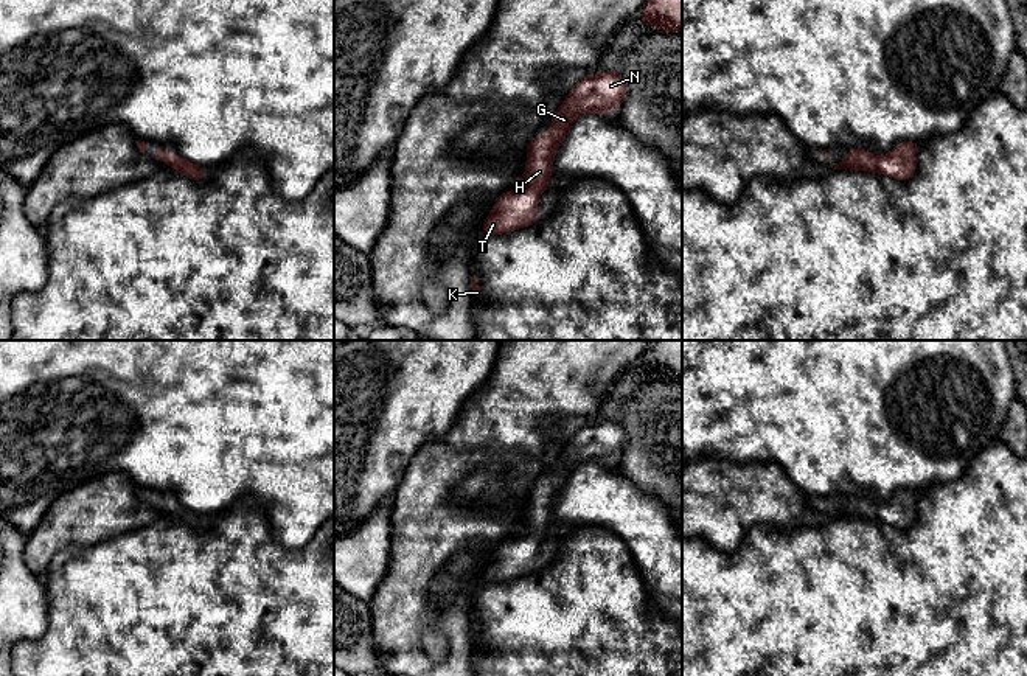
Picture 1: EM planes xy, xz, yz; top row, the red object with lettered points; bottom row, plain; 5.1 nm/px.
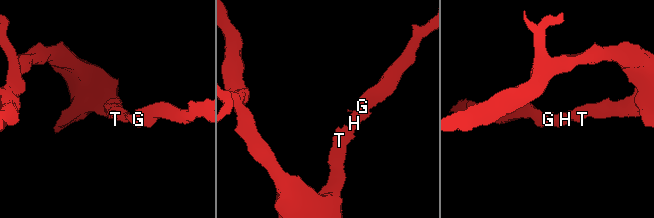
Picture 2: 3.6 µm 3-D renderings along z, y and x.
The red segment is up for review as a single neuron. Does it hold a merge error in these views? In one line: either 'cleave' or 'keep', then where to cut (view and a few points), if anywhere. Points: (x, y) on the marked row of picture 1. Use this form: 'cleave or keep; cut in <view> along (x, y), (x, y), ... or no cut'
keep; no cut

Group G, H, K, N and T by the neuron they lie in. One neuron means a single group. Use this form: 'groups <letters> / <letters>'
groups G H K N T

